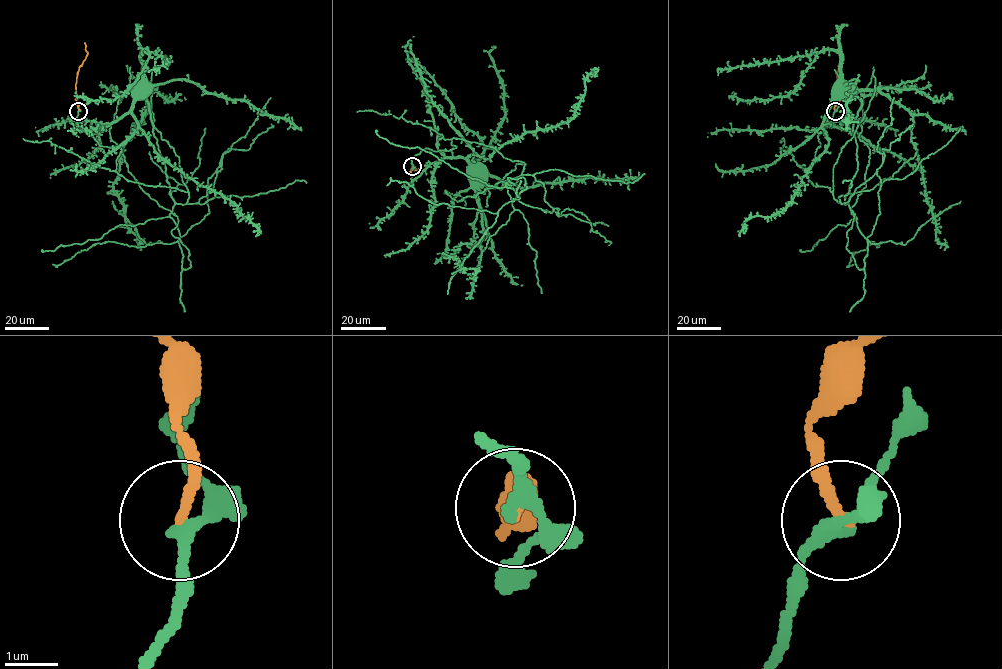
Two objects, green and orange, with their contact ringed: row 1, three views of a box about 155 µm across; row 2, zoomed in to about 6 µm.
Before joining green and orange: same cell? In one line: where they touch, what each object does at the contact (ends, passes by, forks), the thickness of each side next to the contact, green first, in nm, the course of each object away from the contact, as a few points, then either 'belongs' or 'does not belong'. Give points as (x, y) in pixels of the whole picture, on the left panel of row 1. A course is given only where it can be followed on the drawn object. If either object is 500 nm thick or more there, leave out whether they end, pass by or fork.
at (78, 111); green forks there; orange ends there; 200 nm thick on the green side, 180 nm on the other; green runs (78, 111), (81, 130), (120, 149), (119, 174), (187, 192), (186, 204), (170, 194), (148, 103), (137, 93); orange runs (78, 111), (75, 85), (77, 72), (87, 54), (84, 42); belongs

